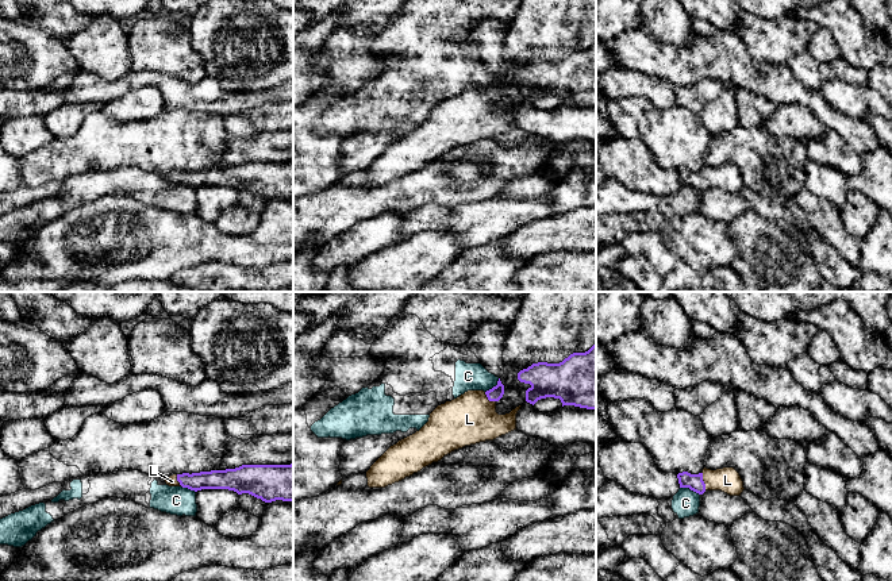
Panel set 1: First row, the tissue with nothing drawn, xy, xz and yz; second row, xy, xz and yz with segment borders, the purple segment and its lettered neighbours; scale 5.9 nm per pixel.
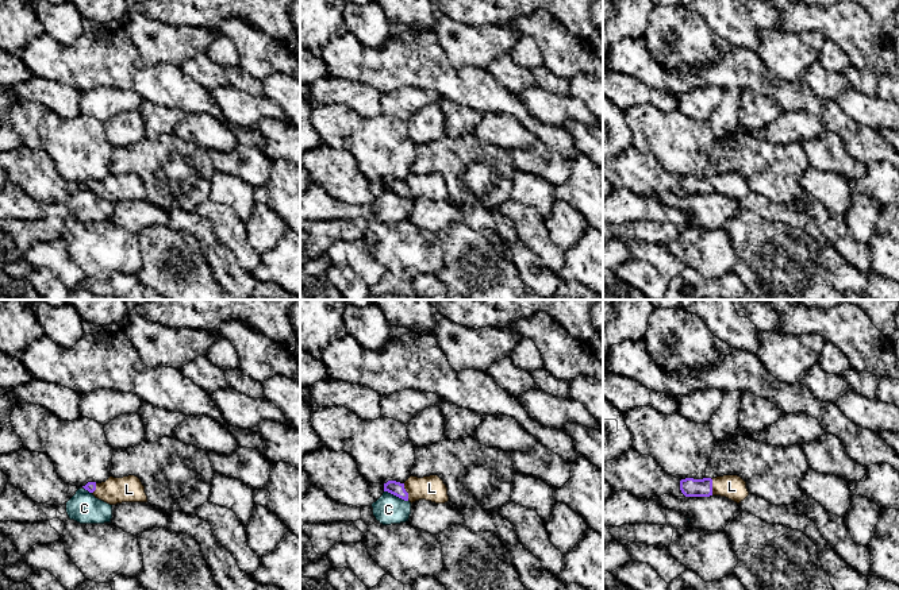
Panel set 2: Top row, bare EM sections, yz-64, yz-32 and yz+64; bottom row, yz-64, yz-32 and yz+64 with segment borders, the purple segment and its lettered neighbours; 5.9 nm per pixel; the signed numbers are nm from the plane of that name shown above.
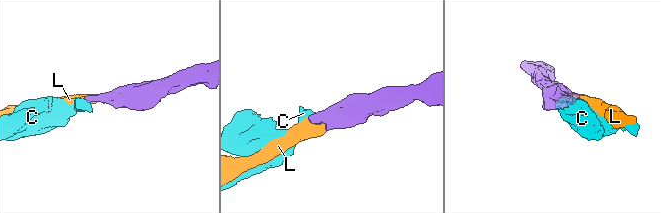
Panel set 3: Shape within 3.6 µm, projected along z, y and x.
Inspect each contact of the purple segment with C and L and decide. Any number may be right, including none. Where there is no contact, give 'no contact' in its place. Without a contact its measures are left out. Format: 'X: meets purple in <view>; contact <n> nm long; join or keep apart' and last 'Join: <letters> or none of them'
C: meets purple in yz; contact 130 nm long; keep apart
L: meets purple in yz; contact 110 nm long; join
Join: L

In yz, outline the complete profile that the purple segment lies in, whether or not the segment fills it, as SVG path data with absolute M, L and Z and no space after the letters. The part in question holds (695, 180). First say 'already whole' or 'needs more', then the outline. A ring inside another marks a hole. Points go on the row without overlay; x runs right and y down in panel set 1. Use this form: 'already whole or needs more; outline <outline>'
needs more; outline M704 165L699 172L683 169L677 172L680 185L703 192L705 188L722 188L730 193L741 193L743 178L734 165L711 168Z

